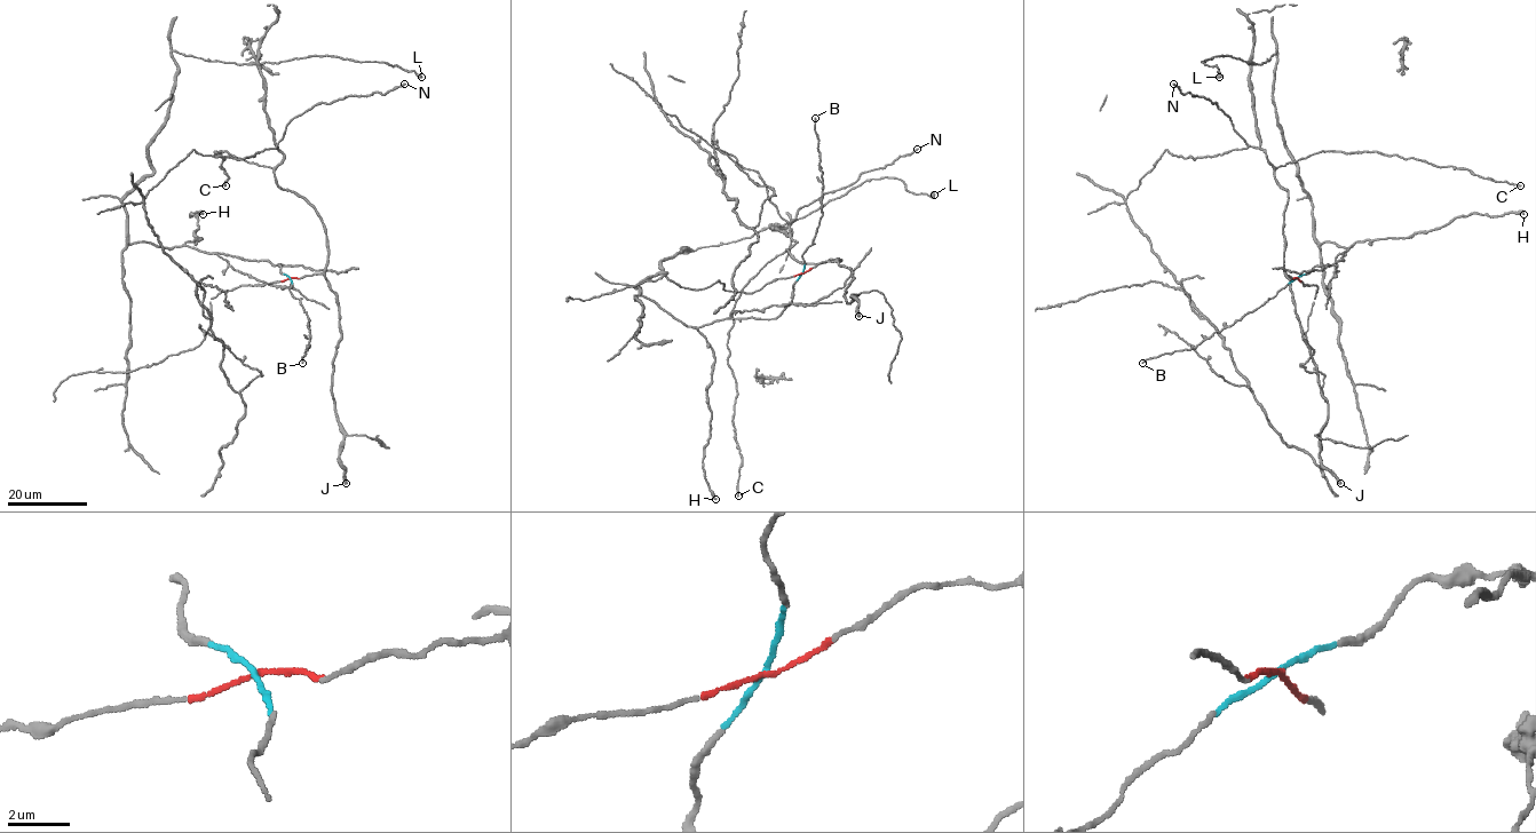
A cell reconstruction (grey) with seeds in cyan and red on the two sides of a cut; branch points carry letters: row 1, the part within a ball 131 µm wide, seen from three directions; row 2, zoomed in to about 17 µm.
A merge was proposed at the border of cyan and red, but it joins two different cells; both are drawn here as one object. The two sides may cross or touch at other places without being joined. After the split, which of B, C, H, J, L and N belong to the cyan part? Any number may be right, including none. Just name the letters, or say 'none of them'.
B, H, L

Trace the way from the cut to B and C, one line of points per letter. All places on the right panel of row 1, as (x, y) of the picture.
B: (1297, 278), (1194, 348), (1149, 357), (1141, 363)
C: (1297, 278), (1284, 270), (1283, 212), (1288, 192), (1274, 175), (1277, 167), (1321, 151), (1380, 152), (1520, 184)

